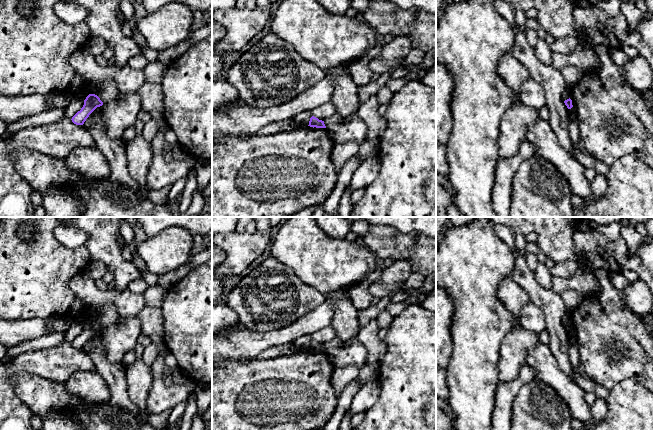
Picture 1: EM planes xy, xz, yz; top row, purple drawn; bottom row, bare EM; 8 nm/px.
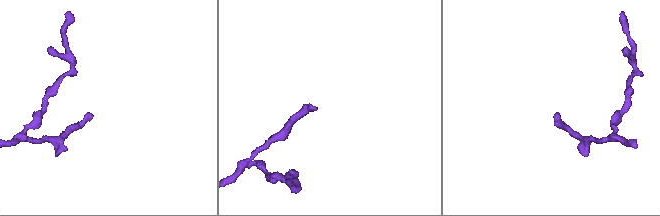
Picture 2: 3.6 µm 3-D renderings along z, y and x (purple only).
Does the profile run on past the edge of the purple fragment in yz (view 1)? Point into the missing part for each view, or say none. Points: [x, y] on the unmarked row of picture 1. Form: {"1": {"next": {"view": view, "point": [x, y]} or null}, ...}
{"1": {"next": null}}

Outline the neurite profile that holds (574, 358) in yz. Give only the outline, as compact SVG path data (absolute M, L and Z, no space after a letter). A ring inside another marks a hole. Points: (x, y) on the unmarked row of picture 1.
M574 331L569 333L569 361L573 369L581 370L582 364L579 356L579 344L575 337Z

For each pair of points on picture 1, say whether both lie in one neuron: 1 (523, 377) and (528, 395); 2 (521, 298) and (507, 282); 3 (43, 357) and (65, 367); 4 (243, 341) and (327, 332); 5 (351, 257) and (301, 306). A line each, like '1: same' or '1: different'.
1: different
2: same
3: same
4: different
5: different

